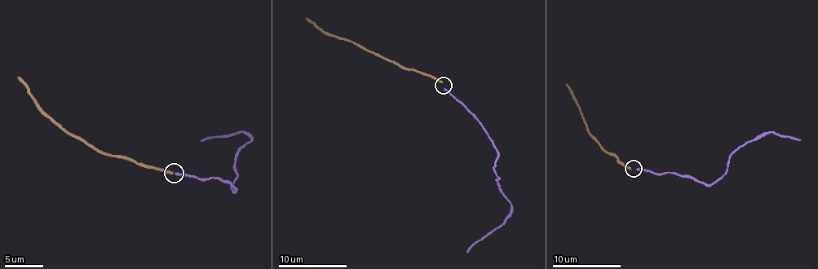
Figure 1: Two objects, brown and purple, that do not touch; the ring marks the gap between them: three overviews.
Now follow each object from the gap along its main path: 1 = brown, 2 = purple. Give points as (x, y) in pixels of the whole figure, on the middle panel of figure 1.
1: (441, 82), (325, 33), (305, 18)
2: (444, 88), (489, 137), (497, 152), (497, 187), (511, 205), (506, 220), (466, 253)

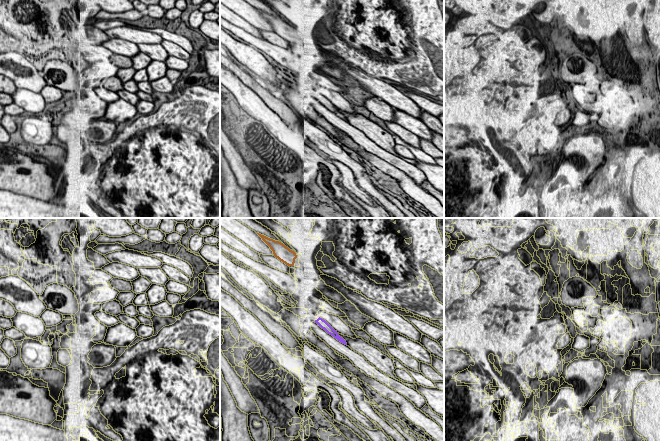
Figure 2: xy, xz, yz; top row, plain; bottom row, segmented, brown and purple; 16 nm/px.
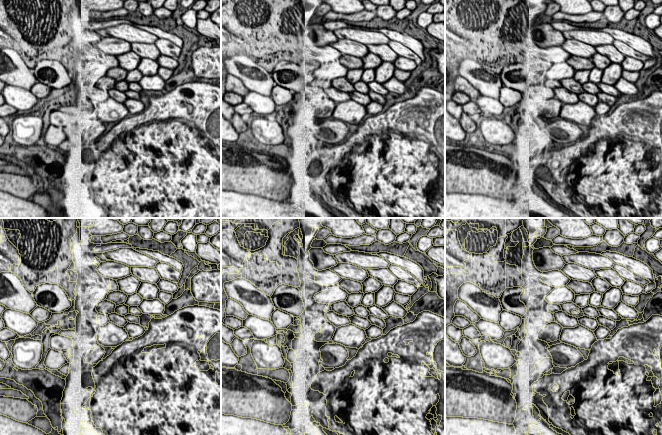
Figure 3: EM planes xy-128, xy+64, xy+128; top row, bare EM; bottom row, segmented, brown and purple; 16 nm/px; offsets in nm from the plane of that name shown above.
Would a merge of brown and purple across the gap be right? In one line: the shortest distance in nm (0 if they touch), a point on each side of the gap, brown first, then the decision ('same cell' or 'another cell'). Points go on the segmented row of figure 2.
950 nm | xz (292, 265), (319, 317) | another cell

